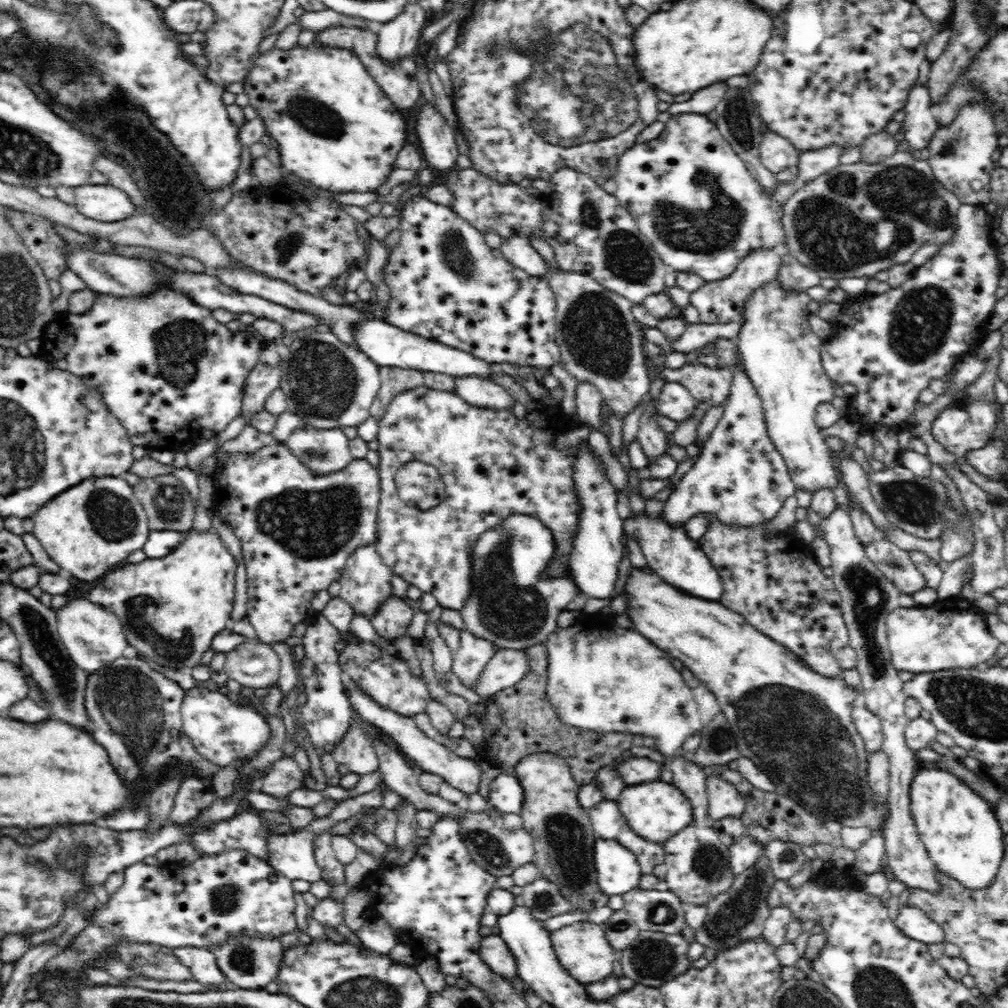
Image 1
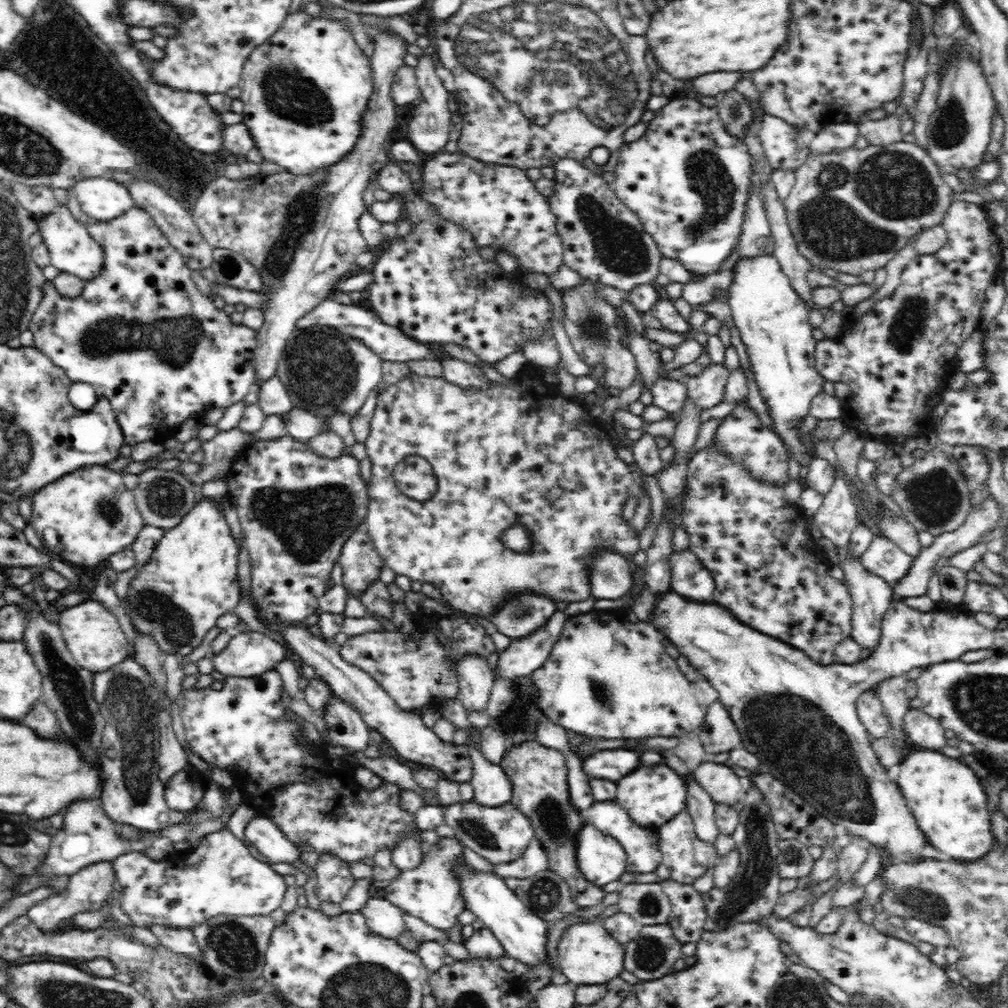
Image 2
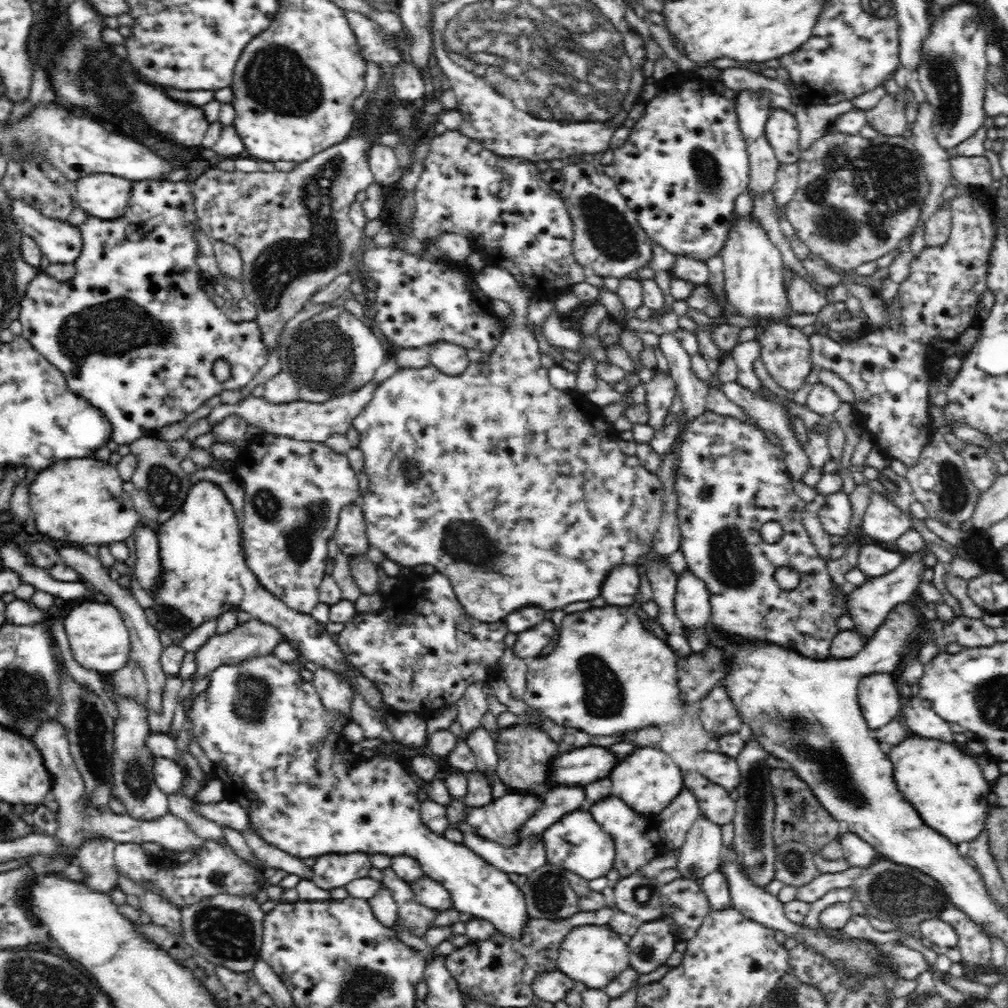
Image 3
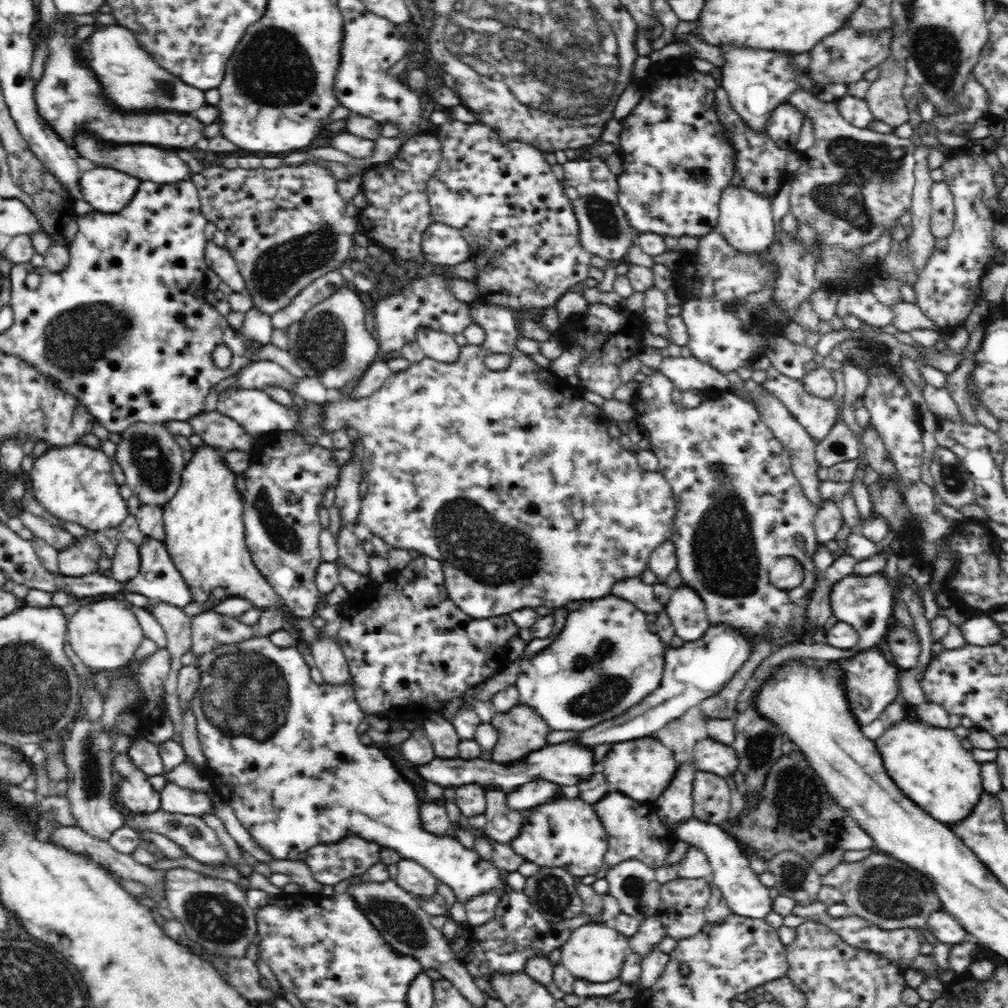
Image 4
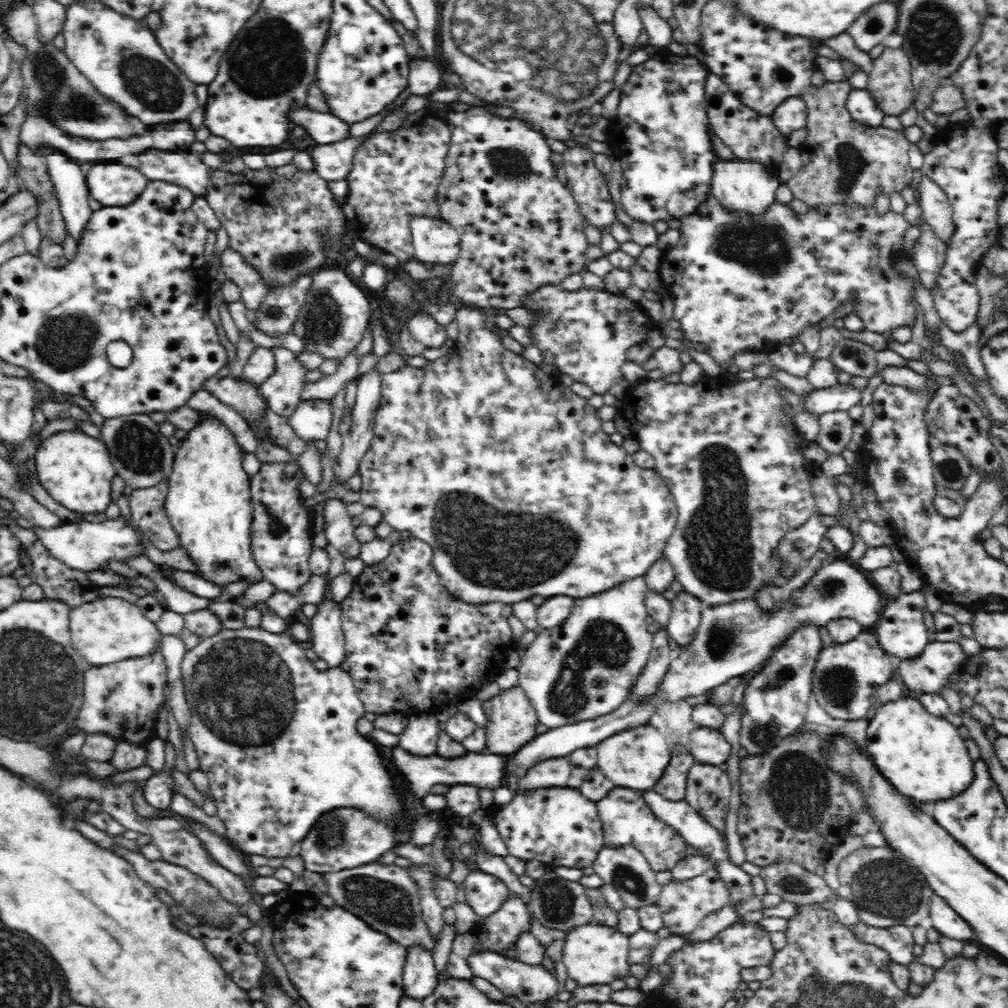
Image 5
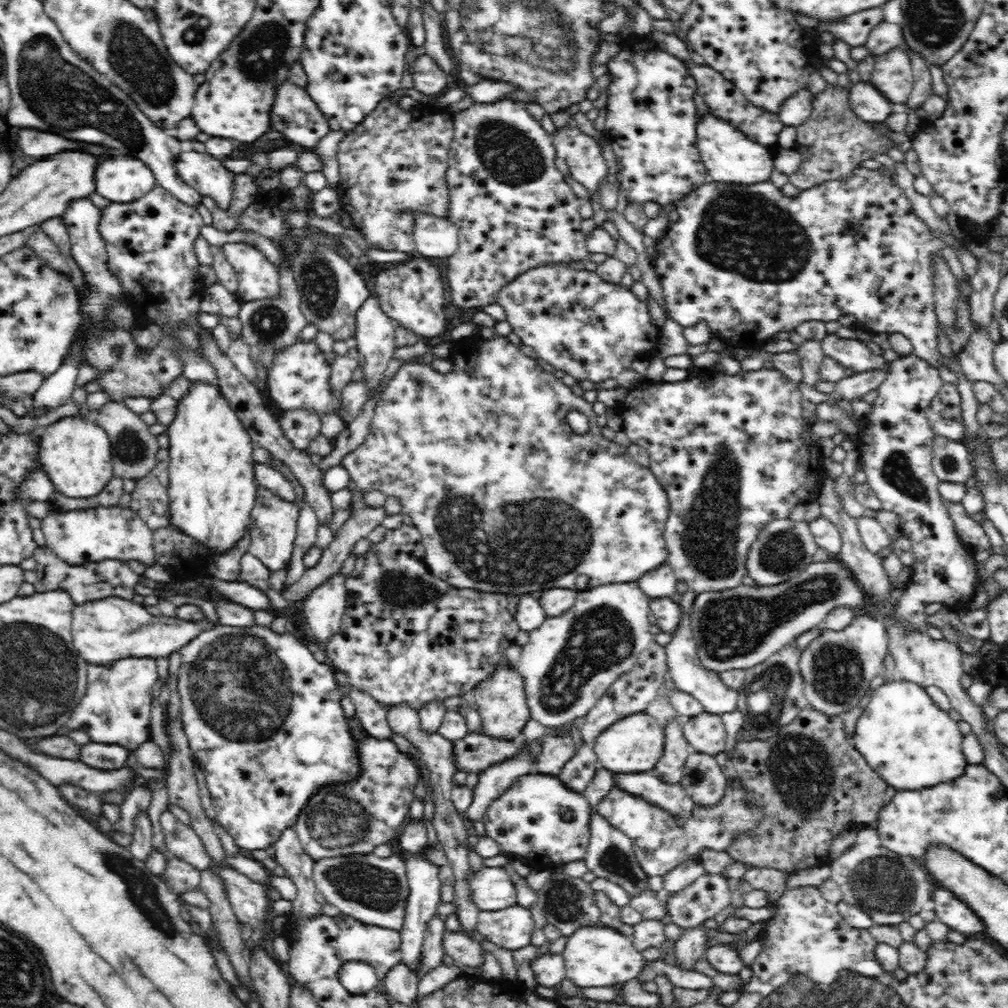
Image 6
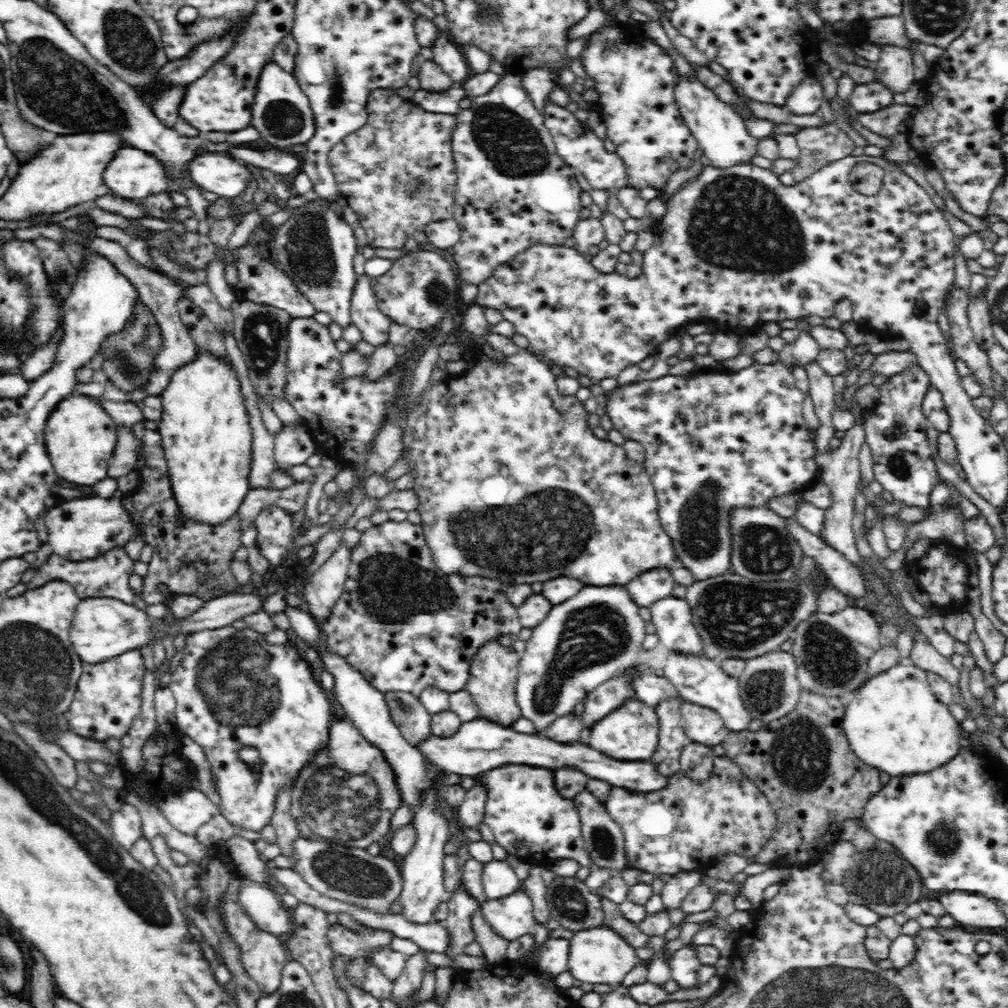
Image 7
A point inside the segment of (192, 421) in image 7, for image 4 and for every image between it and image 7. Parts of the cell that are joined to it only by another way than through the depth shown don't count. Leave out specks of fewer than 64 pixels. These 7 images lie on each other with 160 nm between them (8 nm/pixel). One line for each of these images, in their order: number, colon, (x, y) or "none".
4: (204, 535)
5: (209, 505)
6: (212, 491)

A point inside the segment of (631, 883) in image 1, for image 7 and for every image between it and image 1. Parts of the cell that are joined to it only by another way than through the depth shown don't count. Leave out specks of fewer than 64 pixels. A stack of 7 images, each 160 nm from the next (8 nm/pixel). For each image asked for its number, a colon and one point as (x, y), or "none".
2: (601, 858)
3: (577, 843)
4: (563, 833)
5: (558, 826)
6: (537, 814)
7: (524, 809)

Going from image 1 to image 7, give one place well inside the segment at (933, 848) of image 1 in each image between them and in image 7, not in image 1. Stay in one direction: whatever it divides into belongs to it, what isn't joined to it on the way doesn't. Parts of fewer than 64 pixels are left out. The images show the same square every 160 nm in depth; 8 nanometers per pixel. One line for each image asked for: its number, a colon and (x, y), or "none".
2: (945, 797)
3: (947, 789)
4: (928, 764)
5: (923, 756)
6: (904, 736)
7: (895, 723)

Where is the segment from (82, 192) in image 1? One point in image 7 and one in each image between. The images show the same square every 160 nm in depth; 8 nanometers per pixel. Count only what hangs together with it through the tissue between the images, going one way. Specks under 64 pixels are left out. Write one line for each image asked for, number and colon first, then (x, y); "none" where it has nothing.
2: (101, 199)
3: (104, 196)
4: (107, 190)
5: (110, 184)
6: (122, 180)
7: (133, 174)

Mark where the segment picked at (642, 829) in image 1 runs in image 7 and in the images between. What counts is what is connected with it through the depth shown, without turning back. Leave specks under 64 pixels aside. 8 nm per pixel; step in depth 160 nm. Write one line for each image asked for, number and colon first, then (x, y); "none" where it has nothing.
2: (651, 796)
3: (648, 781)
4: (641, 768)
5: (635, 758)
6: (635, 743)
7: (631, 732)

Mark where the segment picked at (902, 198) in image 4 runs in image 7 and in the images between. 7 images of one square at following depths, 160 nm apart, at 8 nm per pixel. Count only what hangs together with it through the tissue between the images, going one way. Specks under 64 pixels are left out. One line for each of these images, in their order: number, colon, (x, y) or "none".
5: (847, 162)
6: (833, 142)
7: (820, 145)

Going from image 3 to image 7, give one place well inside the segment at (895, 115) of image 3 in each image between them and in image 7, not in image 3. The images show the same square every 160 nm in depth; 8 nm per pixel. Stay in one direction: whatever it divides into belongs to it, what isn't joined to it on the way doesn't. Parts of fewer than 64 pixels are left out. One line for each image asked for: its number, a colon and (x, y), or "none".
4: (884, 97)
5: (889, 83)
6: (892, 75)
7: (895, 68)

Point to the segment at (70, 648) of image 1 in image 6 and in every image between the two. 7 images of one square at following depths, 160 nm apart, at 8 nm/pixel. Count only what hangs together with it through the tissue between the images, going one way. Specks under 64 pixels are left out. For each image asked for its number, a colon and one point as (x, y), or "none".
2: (92, 633)
3: (98, 637)
4: (104, 635)
5: (105, 631)
6: (110, 629)

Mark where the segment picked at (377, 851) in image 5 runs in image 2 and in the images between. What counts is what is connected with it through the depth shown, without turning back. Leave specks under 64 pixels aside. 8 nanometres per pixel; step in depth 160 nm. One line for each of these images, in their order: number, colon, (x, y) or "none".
2: (334, 879)
3: (331, 871)
4: (352, 856)

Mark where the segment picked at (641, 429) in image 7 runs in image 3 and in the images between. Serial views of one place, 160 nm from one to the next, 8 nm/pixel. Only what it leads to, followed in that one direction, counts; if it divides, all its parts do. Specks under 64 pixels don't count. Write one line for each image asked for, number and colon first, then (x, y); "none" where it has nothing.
3: (731, 481)
4: (718, 456)
5: (721, 552)
6: (748, 429)

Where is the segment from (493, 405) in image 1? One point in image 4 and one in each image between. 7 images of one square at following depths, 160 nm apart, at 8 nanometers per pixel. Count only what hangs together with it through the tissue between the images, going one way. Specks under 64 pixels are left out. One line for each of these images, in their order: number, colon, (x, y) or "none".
2: (461, 374)
3: (451, 359)
4: (436, 345)

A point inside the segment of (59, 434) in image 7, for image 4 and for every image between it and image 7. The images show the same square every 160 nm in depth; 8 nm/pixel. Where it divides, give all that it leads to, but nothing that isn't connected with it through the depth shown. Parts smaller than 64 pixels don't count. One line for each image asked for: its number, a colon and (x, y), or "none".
4: (75, 483)
5: (75, 469)
6: (75, 453)

